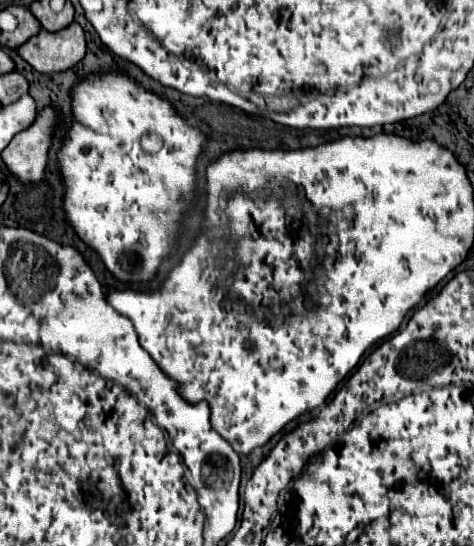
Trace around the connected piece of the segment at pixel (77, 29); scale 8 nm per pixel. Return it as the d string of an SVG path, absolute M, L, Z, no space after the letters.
M71 23L61 31L41 29L35 37L23 43L17 53L41 73L57 73L75 67L85 57L85 33L79 23Z

